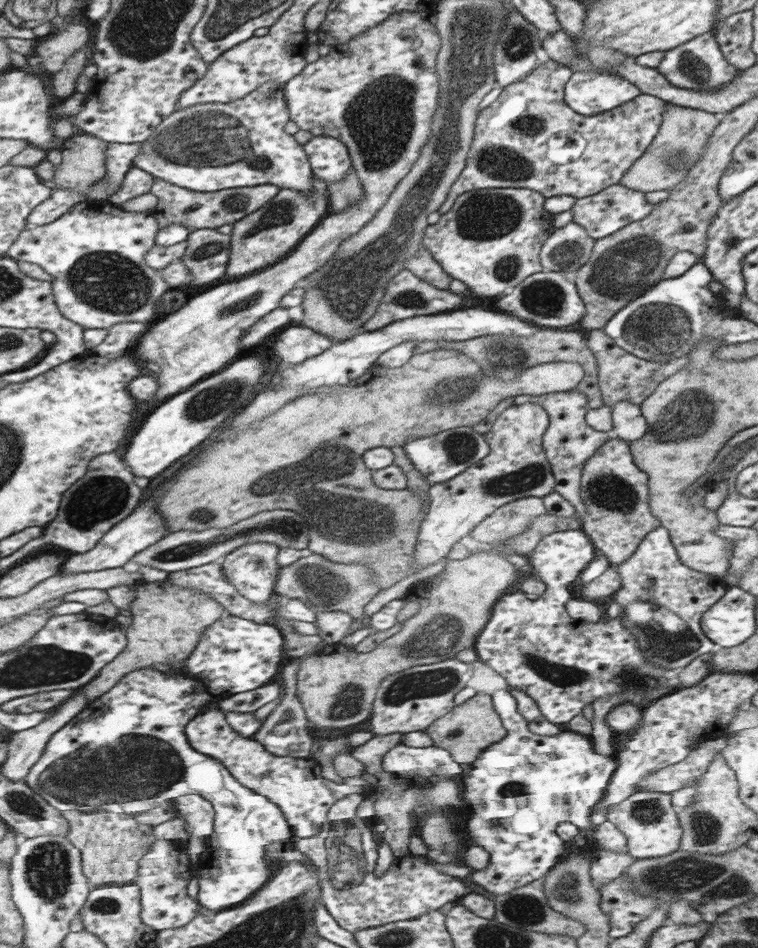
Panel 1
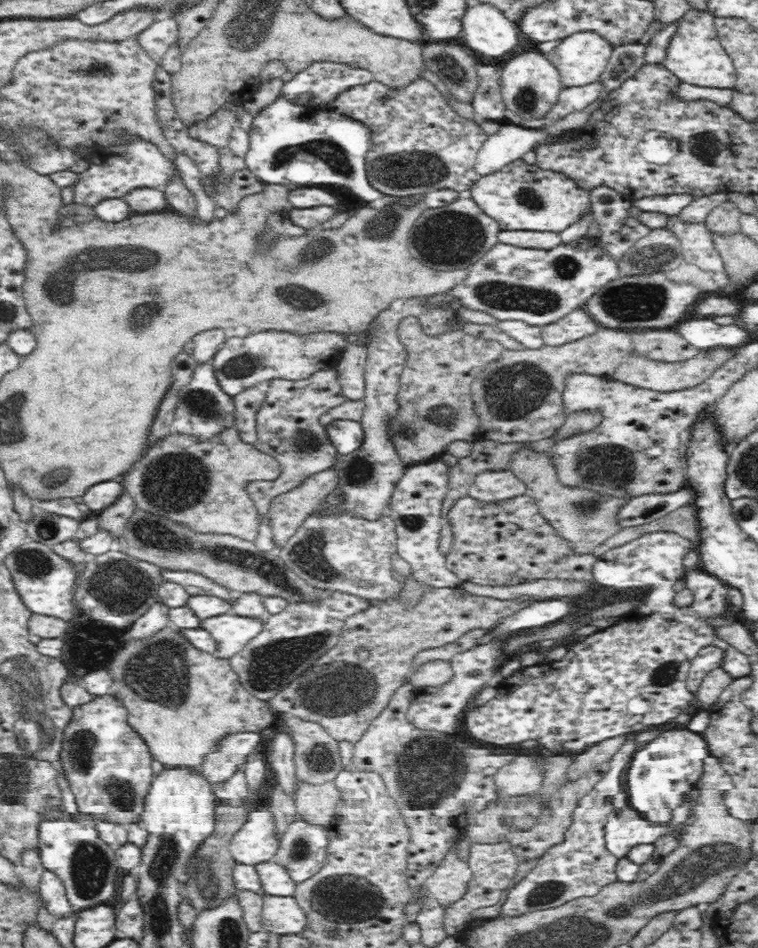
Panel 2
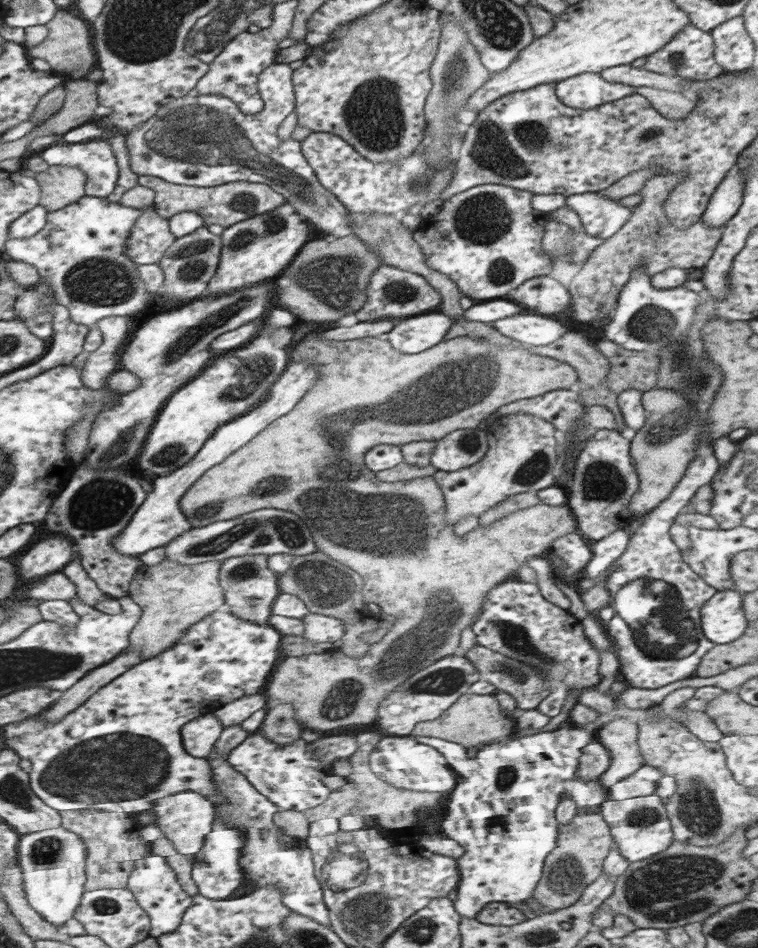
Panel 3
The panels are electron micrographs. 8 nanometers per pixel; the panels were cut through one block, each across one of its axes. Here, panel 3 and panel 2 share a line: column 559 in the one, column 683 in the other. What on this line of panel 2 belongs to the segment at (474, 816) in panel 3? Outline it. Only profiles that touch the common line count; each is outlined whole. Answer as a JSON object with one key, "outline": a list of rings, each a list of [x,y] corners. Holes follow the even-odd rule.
{"outline":[[[688,728],[668,730],[654,738],[642,750],[636,750],[626,770],[626,792],[630,794],[630,806],[640,812],[642,818],[654,824],[668,824],[674,818],[674,810],[684,804],[686,794],[692,792],[702,776],[704,760],[710,756],[710,748],[702,734],[694,734]]]}

